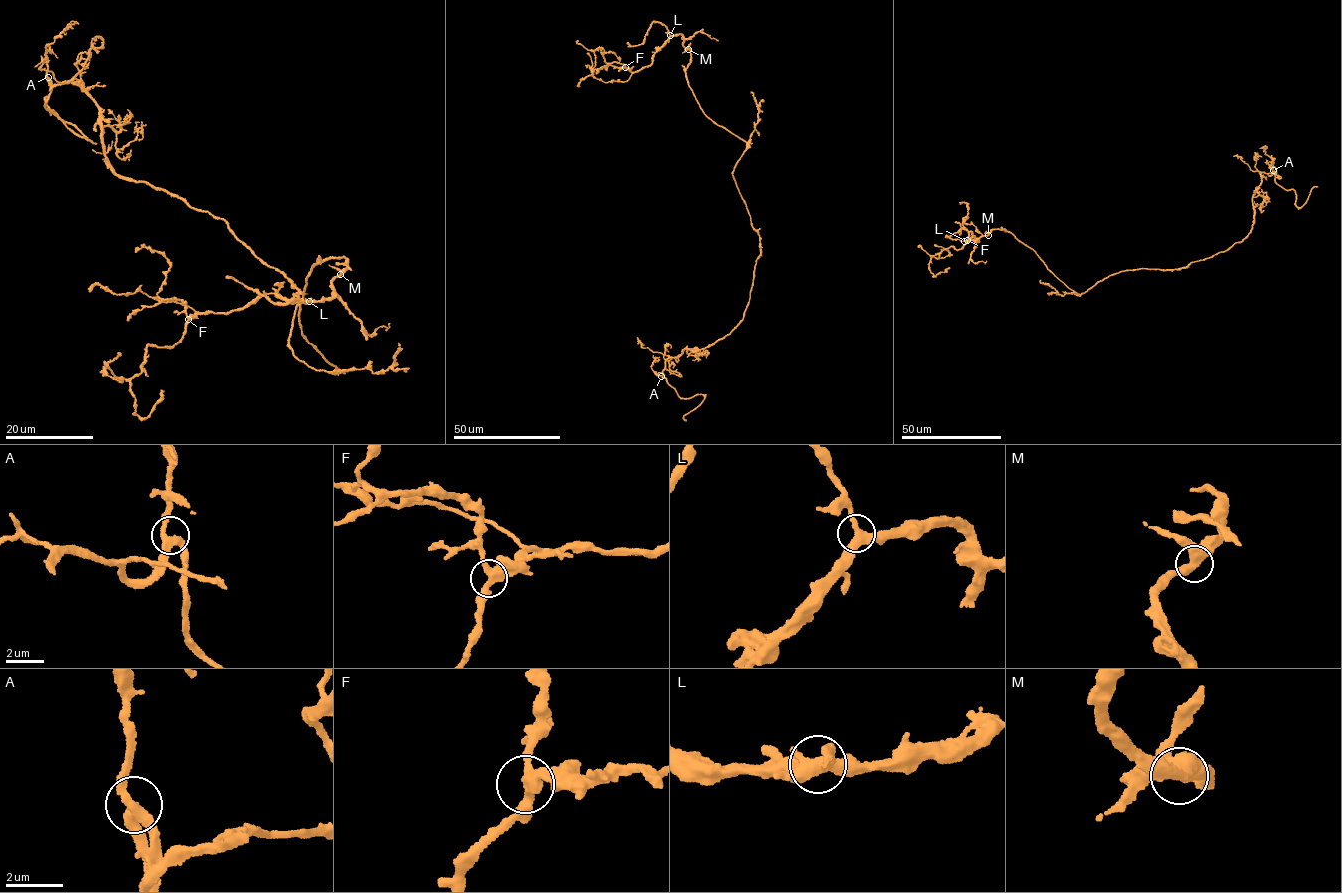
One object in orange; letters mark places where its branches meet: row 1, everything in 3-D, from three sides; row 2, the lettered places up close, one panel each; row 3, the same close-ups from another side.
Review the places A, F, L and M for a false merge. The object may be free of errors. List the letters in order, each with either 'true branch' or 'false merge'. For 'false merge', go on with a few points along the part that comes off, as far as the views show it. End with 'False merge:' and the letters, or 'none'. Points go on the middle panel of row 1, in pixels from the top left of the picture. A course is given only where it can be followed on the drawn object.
A: true branch
F: true branch
L: true branch
M: true branch
False merge: none

